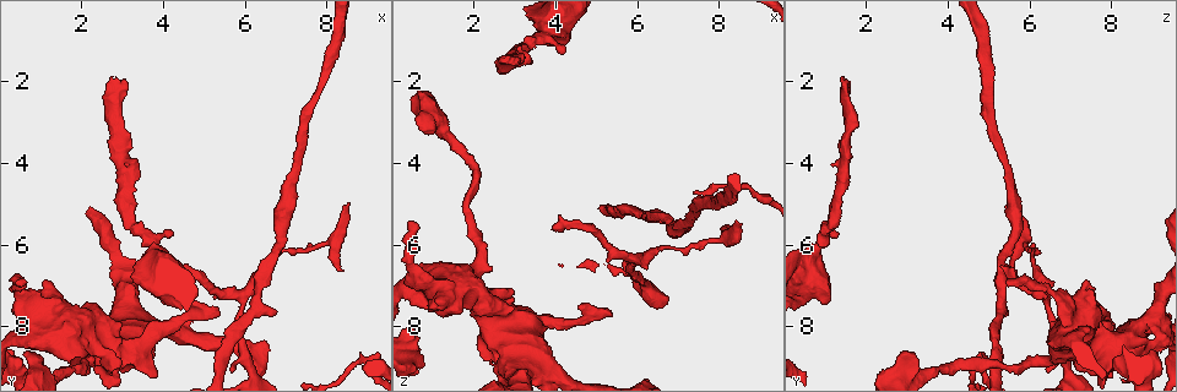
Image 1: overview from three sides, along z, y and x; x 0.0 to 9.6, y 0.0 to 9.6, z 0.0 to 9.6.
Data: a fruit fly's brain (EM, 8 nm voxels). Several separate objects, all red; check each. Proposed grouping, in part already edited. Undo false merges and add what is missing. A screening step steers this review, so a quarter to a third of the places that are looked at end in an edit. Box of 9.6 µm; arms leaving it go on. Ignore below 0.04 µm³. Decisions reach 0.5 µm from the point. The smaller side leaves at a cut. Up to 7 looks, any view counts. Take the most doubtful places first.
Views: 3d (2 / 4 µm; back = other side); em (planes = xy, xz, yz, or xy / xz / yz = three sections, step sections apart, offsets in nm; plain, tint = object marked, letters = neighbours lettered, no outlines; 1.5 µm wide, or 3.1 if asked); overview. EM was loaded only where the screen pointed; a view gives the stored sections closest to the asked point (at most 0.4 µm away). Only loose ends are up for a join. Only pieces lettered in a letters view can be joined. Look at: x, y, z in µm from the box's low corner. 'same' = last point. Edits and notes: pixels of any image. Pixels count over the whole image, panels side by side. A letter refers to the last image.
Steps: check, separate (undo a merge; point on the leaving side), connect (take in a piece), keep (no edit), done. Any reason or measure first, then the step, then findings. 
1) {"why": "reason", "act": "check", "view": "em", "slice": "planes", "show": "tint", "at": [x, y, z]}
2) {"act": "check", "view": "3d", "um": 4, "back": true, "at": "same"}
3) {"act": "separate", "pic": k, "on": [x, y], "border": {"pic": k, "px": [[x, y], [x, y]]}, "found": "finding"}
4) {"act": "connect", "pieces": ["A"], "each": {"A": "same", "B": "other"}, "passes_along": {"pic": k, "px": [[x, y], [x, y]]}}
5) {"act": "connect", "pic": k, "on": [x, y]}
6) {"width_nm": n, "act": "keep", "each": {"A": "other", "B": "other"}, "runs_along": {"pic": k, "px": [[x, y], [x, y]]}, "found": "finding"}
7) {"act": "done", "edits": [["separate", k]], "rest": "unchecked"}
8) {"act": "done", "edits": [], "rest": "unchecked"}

{"why": "an open end", "act": "check", "view": "3d", "um": 2, "at": [6.80, 7.70, 5.50]}

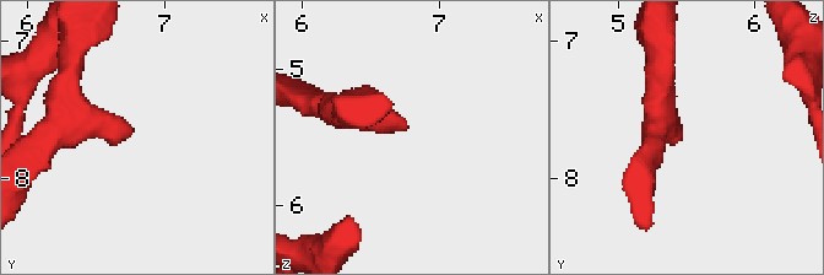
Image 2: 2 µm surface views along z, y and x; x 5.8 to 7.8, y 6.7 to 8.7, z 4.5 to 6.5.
{"why": "shape alone is not enough", "act": "check", "view": "em", "slice": "xz", "step": 4, "show": "letters", "at": [6.72, 7.72, 5.46]}

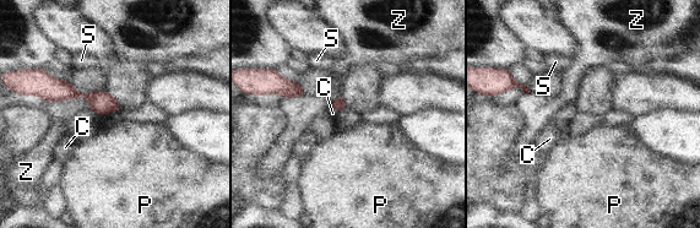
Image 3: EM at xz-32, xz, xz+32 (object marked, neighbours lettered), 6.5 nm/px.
{"act": "check", "view": "em", "slice": "planes", "show": "letters", "at": "same"}

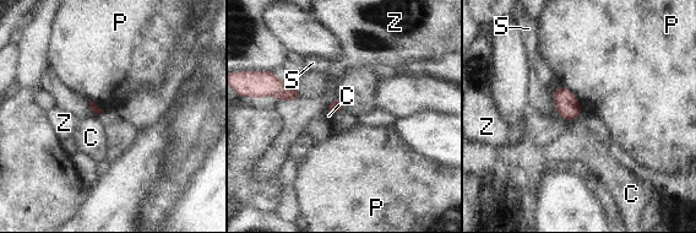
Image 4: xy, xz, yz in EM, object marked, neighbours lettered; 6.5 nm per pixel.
{"act": "keep", "each": {"C": "other", "P": "other", "S": "other", "Z": "other"}, "border": {"pic": 4, "px": [[558, 85], [575, 96], [582, 112]]}, "found": "none of them fits"}

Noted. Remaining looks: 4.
{"why": "an open end", "act": "check", "view": "em", "slice": "yz", "step": 8, "show": "plain", "at": [5.30, 7.60, 7.70]}

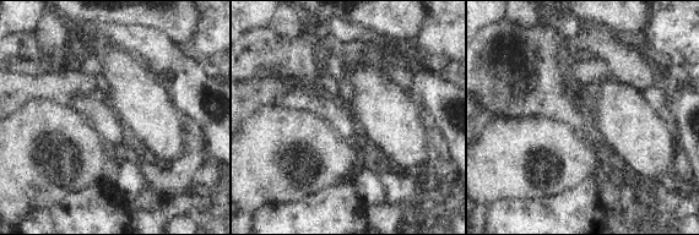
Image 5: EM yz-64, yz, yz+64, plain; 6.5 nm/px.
{"why": "what lies round it", "act": "check", "view": "em", "slice": "yz", "step": 8, "show": "letters", "at": "same"}

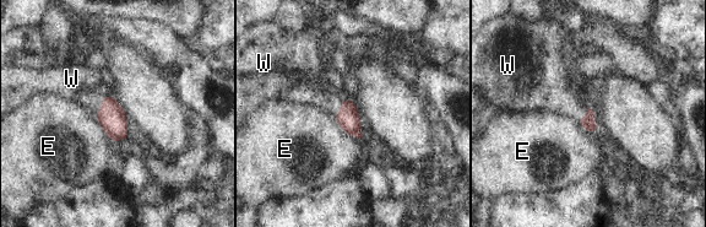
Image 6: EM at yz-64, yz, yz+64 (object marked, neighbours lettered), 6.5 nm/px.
{"act": "connect", "pic": 6, "on": [74, 80], "each": {"E": "other", "W": "same"}, "passes_along": {"pic": 6, "px": [[112, 117], [102, 106], [74, 80]]}, "found": "the cell continues"}

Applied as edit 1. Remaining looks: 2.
{"act": "check", "view": "overview"}

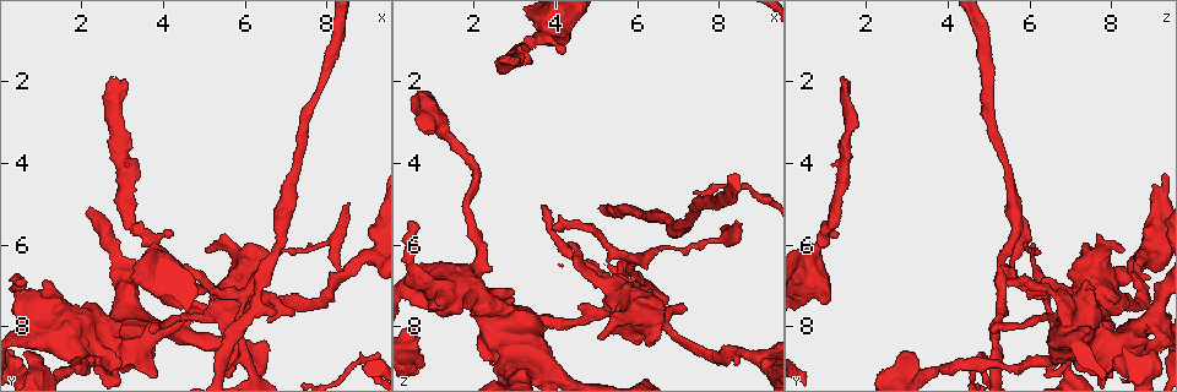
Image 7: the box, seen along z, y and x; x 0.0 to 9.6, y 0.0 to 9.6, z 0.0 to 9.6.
{"why": "calibre changes", "act": "check", "view": "em", "slice": "planes", "show": "letters", "at": [3.30, 8.55, 7.90]}

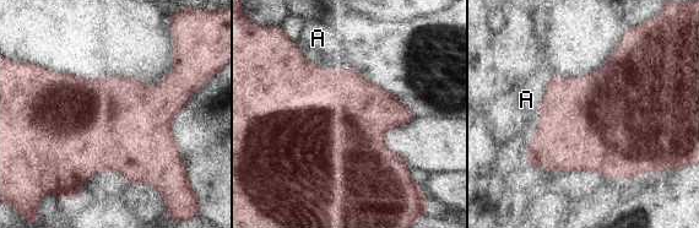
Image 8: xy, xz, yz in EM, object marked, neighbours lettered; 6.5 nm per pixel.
{"longest_contact_nm": ["A", 550], "act": "keep", "each": {"A": "other"}, "border": {"pic": 8, "px": [[547, 77], [526, 161]]}, "found": "one cell here"}

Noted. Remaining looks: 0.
{"act": "done", "edits": [["connect", 6]], "rest": "unchecked"}

